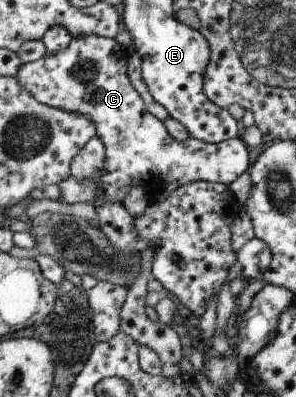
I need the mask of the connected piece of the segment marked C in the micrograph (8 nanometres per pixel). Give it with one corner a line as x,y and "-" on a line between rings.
82,36
74,38
68,49
52,54
46,53
39,60
22,64
17,73
19,82
31,94
43,104
54,106
69,112
78,112
91,117
98,127
98,137
103,139
107,147
106,170
103,174
91,180
90,178
75,178
71,175
58,185
62,188
62,196
59,202
62,204
76,205
79,203
94,204
97,196
106,195
108,202
124,203
131,188
134,186
143,187
152,196
157,196
167,185
176,183
177,187
192,182
220,182
226,185
234,183
240,175
244,175
250,168
250,151
246,147
247,143
241,135
226,141
211,144
188,138
187,140
177,140
168,131
166,124
155,115
147,111
143,95
133,86
128,71
129,58
128,48
117,39
100,36

